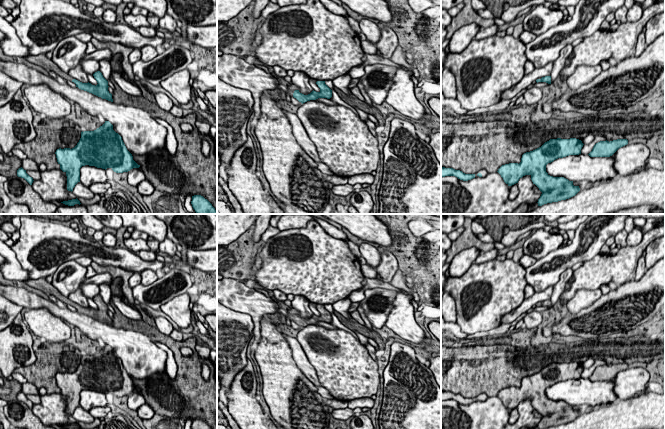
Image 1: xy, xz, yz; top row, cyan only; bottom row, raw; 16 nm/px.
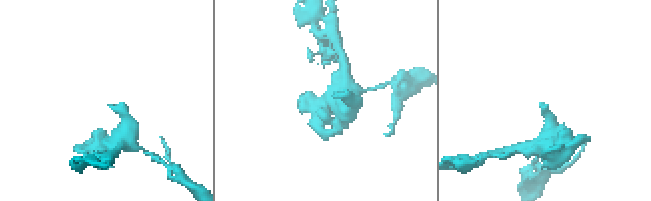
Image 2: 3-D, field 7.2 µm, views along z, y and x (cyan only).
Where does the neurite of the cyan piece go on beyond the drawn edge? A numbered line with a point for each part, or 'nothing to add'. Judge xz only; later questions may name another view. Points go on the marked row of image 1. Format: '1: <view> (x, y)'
1: xz (291, 88)

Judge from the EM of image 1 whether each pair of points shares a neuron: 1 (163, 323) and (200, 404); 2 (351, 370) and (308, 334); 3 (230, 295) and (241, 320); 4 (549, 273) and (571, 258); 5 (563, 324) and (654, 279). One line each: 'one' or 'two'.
1: two
2: one
3: two
4: one
5: one

